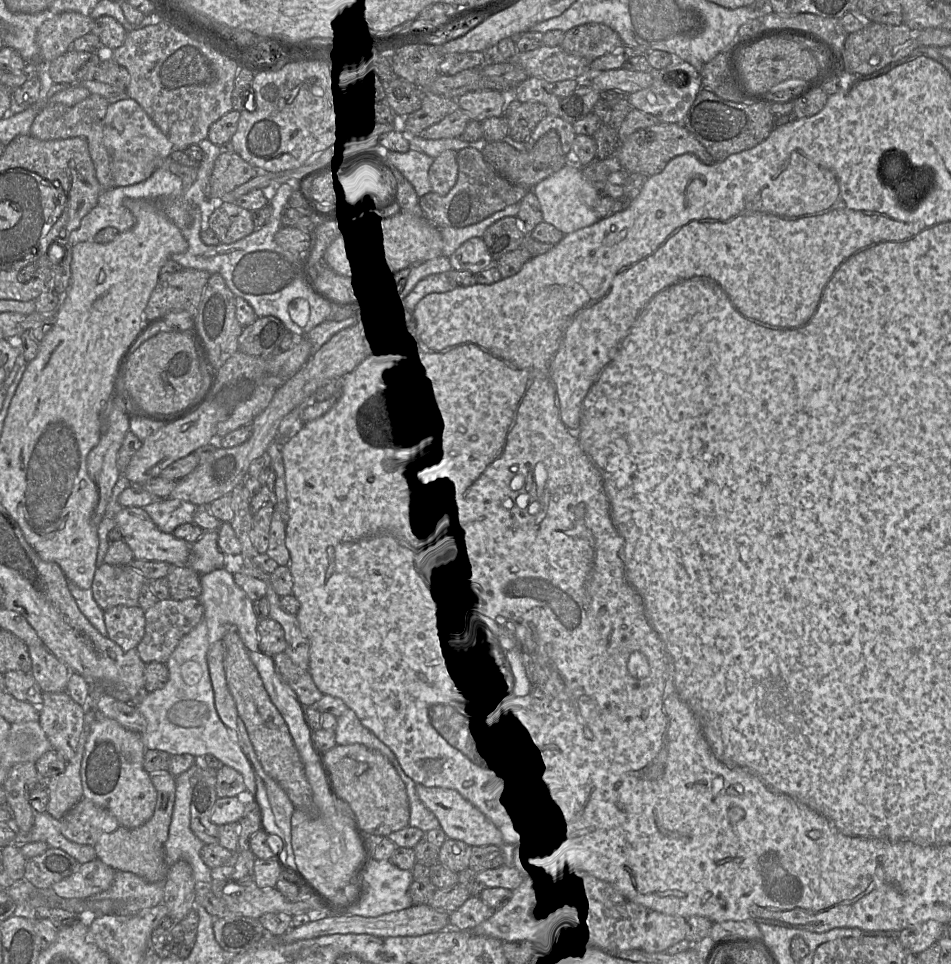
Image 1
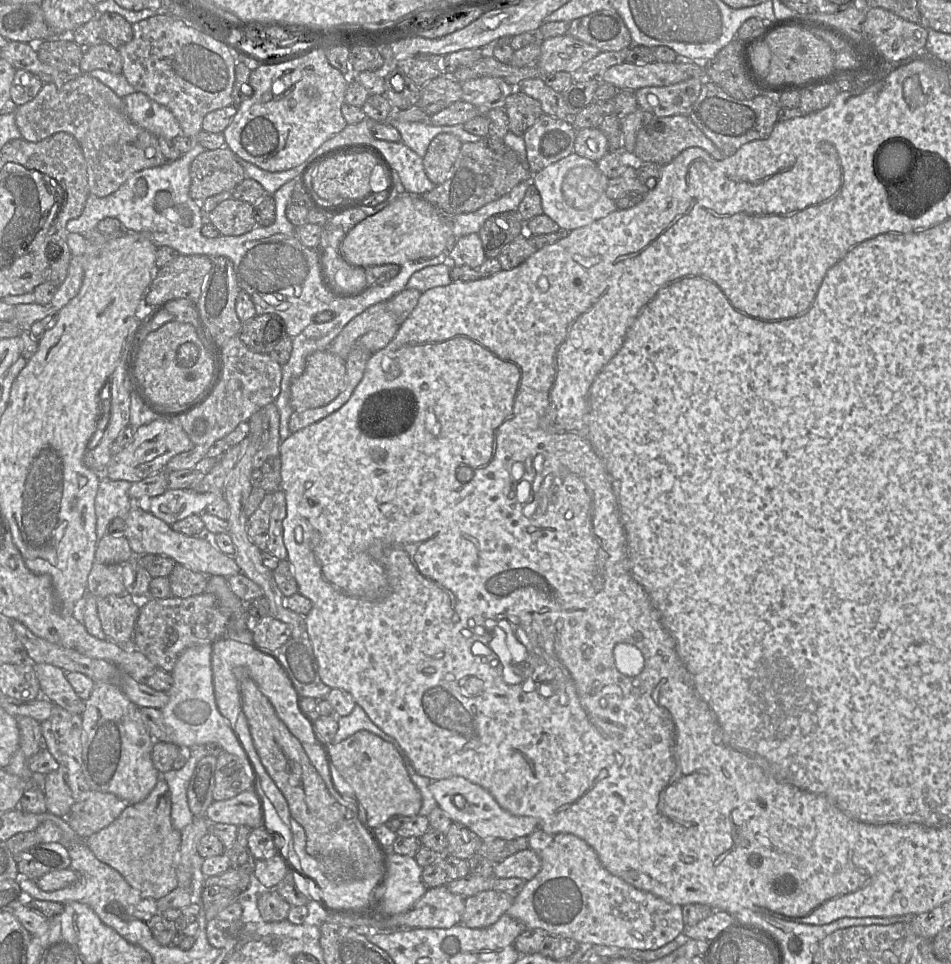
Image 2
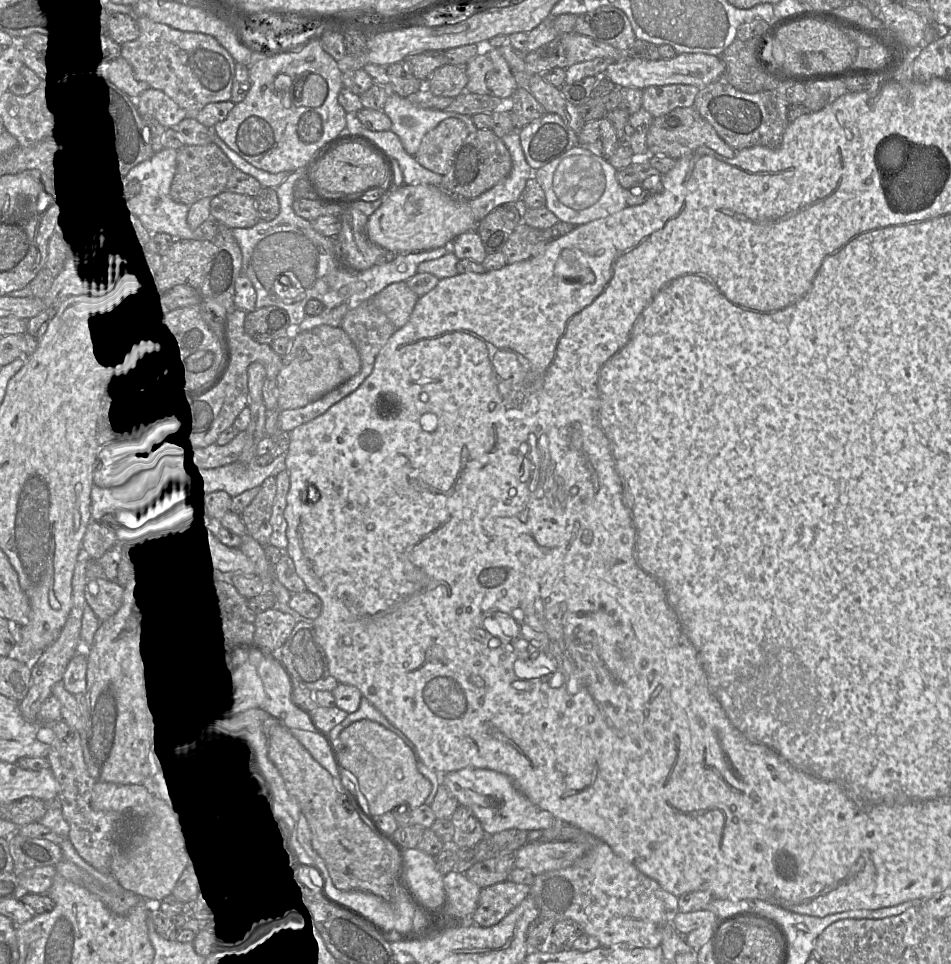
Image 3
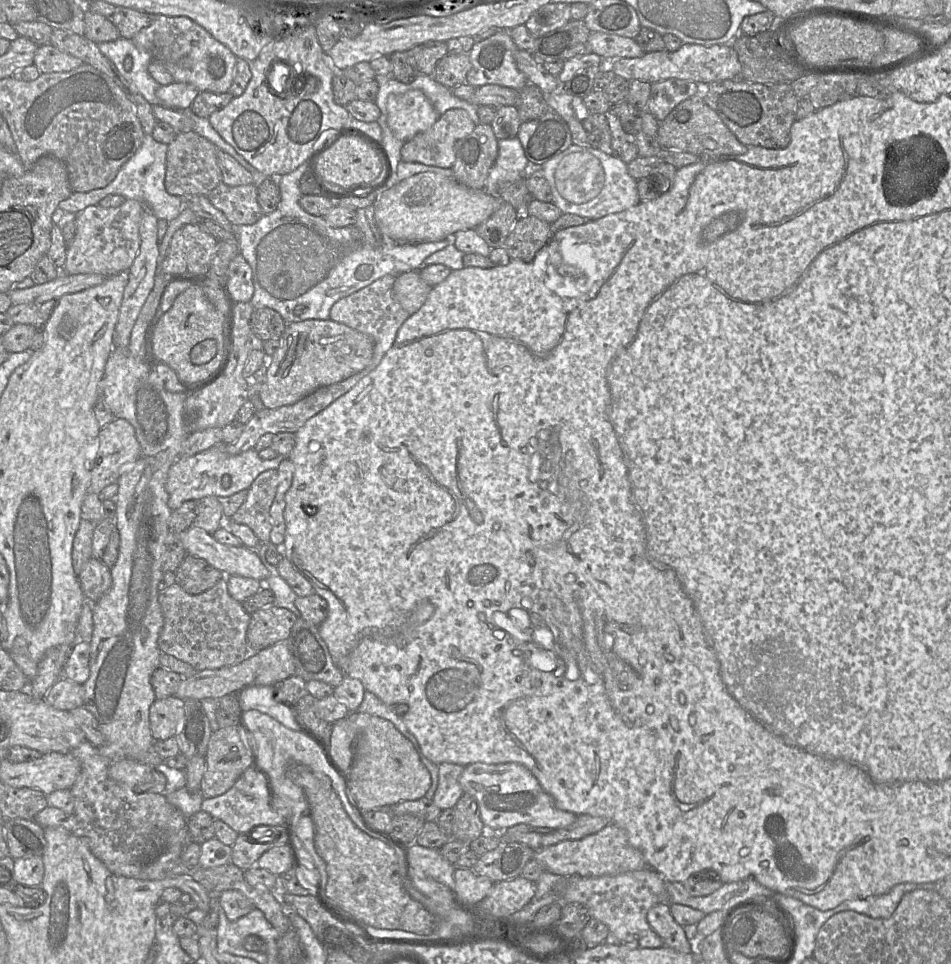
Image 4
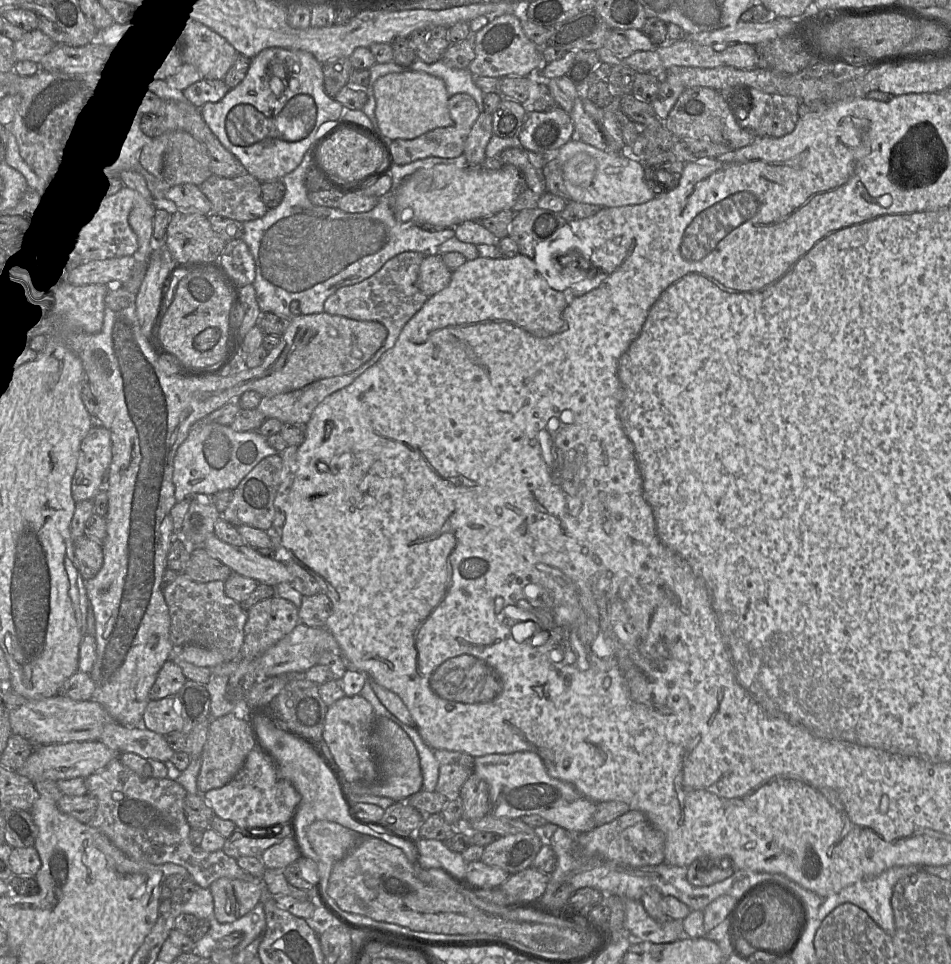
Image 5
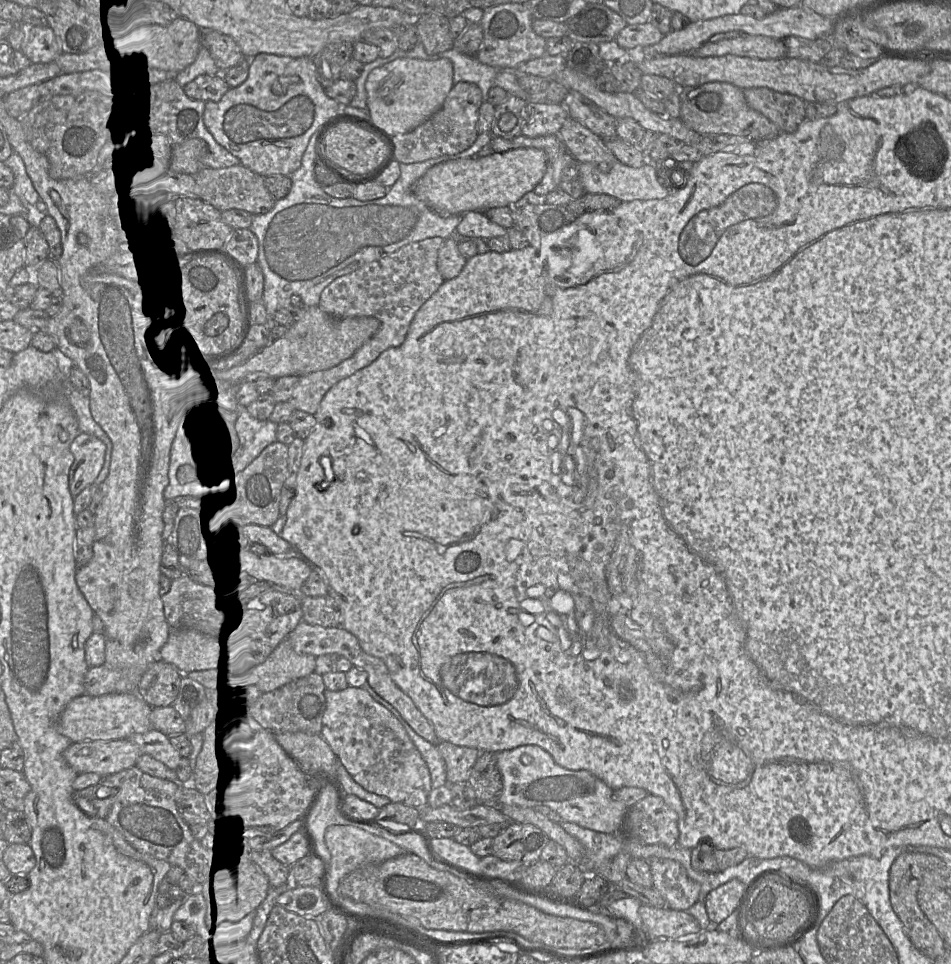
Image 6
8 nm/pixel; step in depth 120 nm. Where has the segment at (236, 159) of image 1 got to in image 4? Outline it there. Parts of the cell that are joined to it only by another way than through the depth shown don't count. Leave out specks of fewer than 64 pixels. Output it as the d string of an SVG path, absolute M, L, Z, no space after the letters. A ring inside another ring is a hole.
M195 131L178 133L168 144L164 181L166 191L181 198L192 195L207 196L222 182L217 149L216 145Z

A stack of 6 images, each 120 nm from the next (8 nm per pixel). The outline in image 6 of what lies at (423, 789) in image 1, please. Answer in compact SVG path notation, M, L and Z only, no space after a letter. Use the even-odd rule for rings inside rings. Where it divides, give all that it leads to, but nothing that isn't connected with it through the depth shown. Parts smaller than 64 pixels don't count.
M530 744L497 752L497 766L502 776L497 805L548 806L564 821L601 833L621 832L629 808L614 800L614 790L589 771L563 768L546 750Z

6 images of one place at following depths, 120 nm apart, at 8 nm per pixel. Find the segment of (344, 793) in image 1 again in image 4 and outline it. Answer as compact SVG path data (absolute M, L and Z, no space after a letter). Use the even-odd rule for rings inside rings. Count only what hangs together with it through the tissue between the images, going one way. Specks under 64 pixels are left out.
M350 712L348 720L355 729L354 757L350 770L344 774L351 805L359 811L370 811L423 798L431 785L430 773L413 744L394 724L360 712Z

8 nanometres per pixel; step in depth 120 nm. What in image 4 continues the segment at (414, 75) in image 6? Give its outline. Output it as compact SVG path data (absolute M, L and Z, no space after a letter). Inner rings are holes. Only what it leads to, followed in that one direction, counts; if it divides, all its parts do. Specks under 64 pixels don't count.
M419 89L390 94L387 98L387 125L402 142L429 129L439 114L425 94Z

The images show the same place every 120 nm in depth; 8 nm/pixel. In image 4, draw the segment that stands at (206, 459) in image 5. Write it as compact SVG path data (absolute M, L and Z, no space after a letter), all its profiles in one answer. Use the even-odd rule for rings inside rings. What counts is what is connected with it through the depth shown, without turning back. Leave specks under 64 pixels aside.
M222 444L189 457L177 458L168 471L165 484L168 492L168 506L174 511L185 501L197 501L206 496L228 497L244 489L248 490L262 472L278 469L280 463L289 456L278 454L273 459L263 460L254 448L238 455L229 455Z

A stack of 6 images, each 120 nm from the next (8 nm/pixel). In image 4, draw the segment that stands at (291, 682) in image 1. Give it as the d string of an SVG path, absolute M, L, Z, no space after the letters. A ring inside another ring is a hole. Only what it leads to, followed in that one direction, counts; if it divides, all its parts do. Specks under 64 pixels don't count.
M298 617L289 638L289 648L295 664L295 675L306 682L319 680L337 687L344 674L335 665L325 641L318 632L318 626Z

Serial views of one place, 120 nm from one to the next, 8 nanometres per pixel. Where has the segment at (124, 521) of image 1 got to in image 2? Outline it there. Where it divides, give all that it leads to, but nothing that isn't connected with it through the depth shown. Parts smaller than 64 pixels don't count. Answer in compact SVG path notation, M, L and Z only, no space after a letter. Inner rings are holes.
M133 506L124 520L125 530L123 535L127 538L135 557L147 554L166 556L175 563L208 577L219 575L228 579L241 573L234 557L221 552L210 537L187 536L176 532L172 530L170 525L138 506Z

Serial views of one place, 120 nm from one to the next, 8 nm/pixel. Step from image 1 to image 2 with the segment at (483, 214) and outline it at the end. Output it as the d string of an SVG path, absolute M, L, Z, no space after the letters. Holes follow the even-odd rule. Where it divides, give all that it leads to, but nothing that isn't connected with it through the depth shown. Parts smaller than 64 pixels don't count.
M482 138L463 143L451 176L422 197L446 216L456 216L478 210L509 193L523 181L531 182L532 175L529 167L521 163L510 147L506 146L506 151L493 151L487 145L486 138Z

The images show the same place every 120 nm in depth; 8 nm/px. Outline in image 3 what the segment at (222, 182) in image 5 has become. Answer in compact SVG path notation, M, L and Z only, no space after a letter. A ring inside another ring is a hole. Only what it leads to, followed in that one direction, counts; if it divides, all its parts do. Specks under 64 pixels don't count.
M224 191L212 197L211 217L229 229L251 228L261 221L255 206L255 198Z

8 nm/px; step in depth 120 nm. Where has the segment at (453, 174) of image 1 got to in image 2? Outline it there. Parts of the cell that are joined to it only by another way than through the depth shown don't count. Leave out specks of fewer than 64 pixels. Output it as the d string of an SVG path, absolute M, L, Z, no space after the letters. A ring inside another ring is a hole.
M440 133L431 140L423 157L423 166L427 177L436 186L451 176L462 144L461 140L451 133Z

